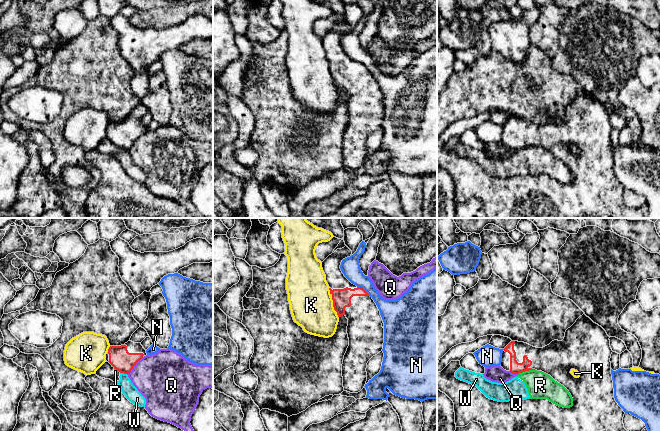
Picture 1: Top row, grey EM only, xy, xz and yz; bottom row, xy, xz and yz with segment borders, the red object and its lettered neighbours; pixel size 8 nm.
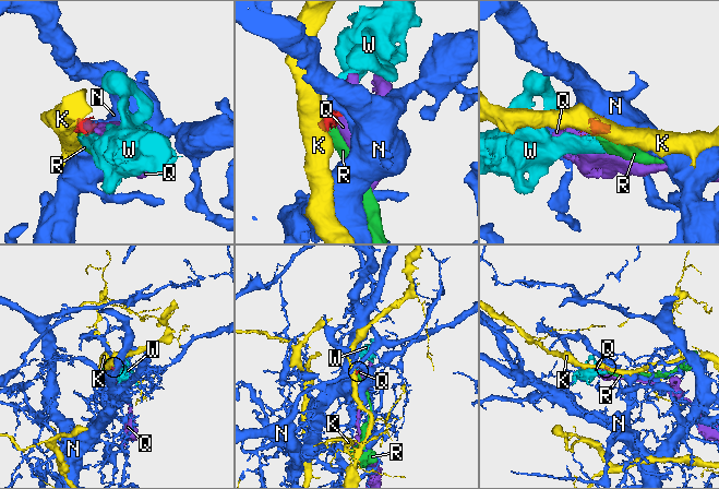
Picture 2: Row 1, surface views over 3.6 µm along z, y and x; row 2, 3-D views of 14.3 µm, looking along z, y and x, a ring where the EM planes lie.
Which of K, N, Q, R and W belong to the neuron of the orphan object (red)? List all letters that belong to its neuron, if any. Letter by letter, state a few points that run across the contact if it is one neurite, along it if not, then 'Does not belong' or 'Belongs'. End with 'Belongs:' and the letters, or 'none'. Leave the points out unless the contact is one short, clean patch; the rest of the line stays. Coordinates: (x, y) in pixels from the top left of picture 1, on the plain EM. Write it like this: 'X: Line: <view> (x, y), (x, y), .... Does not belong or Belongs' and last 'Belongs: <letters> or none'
K: Line: xz (331, 73), (333, 85), (338, 93). Does not belong
N: Line: xz (357, 62), (360, 62), (369, 71). Does not belong
Q: Line: xy (143, 133), (127, 150). Does not belong
R: Line: yz (534, 145), (522, 147), (518, 150). Does not belong
W: Does not belong
Belongs: none

